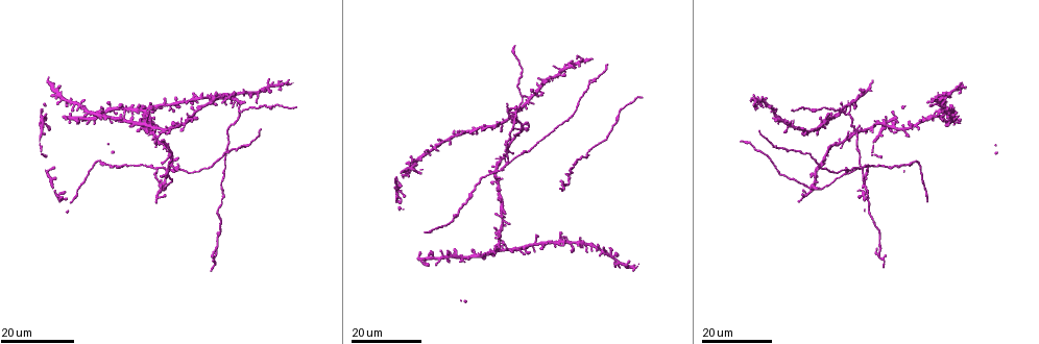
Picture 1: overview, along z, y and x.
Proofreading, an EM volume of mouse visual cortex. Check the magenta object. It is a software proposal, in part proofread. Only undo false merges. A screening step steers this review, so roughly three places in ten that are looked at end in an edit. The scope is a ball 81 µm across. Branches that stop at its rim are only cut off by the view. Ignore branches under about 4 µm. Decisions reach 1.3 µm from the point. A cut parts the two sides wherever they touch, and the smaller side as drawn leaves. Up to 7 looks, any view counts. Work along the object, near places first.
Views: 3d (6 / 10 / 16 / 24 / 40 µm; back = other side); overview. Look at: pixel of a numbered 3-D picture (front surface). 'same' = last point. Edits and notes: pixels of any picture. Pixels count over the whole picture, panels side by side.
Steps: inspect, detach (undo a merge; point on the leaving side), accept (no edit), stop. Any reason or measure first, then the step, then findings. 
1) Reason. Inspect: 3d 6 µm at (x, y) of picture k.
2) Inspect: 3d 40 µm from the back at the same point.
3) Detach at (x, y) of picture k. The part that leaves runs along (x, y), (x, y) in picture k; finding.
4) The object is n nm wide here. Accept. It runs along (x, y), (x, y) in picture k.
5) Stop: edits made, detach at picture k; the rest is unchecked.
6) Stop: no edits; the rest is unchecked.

Side arm on a straight run. Inspect: 3d 24 µm at (510, 164) of picture 1.

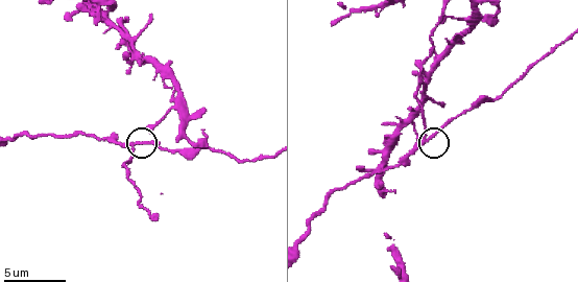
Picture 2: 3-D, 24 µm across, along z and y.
Inspect: 3d 10 µm at (137, 141) of picture 2.

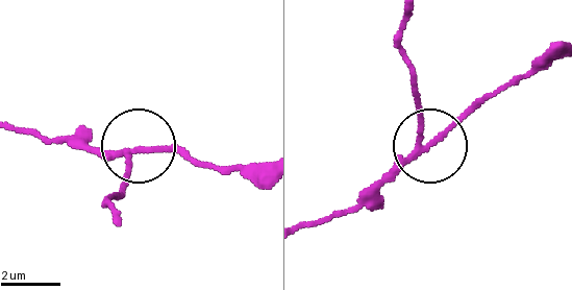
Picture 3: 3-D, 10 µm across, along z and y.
The object is 170 nm wide here. Accept. It runs along (404, 22), (399, 38), (424, 147), (372, 199) in picture 3; continuous, no second neuron.

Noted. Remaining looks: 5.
Three-way junction. Inspect: 3d 16 µm at (513, 121) of picture 1.

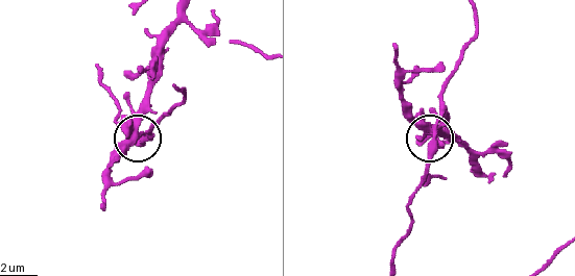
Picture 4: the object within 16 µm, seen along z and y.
Zoom in. Inspect: 3d 6 µm at (433, 139) of picture 4.

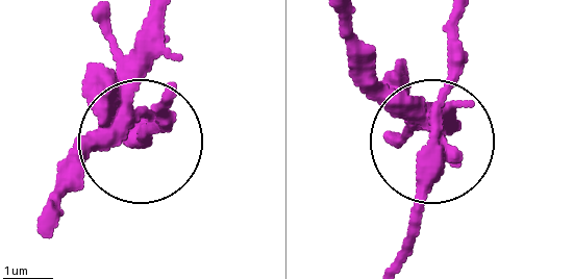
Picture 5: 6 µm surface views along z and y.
Other side. Inspect: 3d 6 µm from the back at (432, 146) of picture 5.

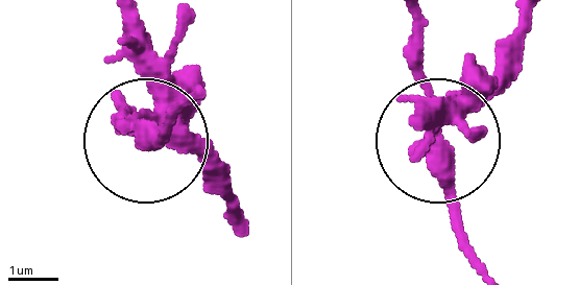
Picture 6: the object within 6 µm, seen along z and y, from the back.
3 arms meet here. Accept. One neuron here.

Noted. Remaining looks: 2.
Looks like a crossing. Inspect: 3d 10 µm at (133, 53) of picture 2.

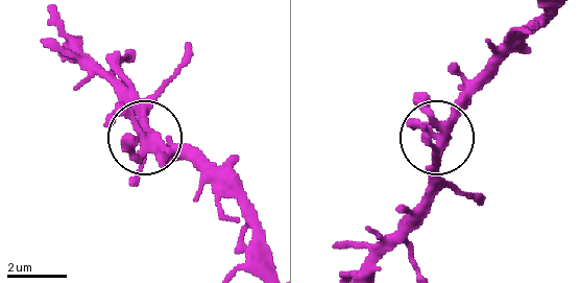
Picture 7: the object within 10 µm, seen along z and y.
Other side. Inspect: 3d 10 µm from the back at (436, 133) of picture 7.

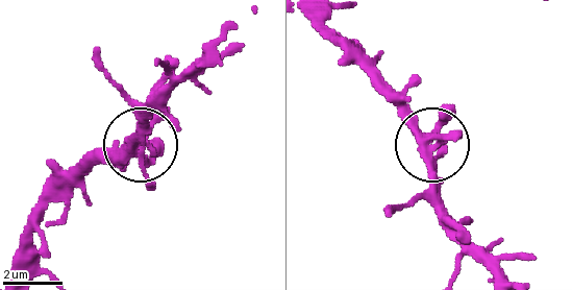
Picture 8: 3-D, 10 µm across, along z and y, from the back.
Accept. It runs along (320, 16), (370, 65), (427, 147), (429, 204) in picture 8; continuous, no second neuron.

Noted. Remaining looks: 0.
Stop: no edits; the rest is unchecked.

